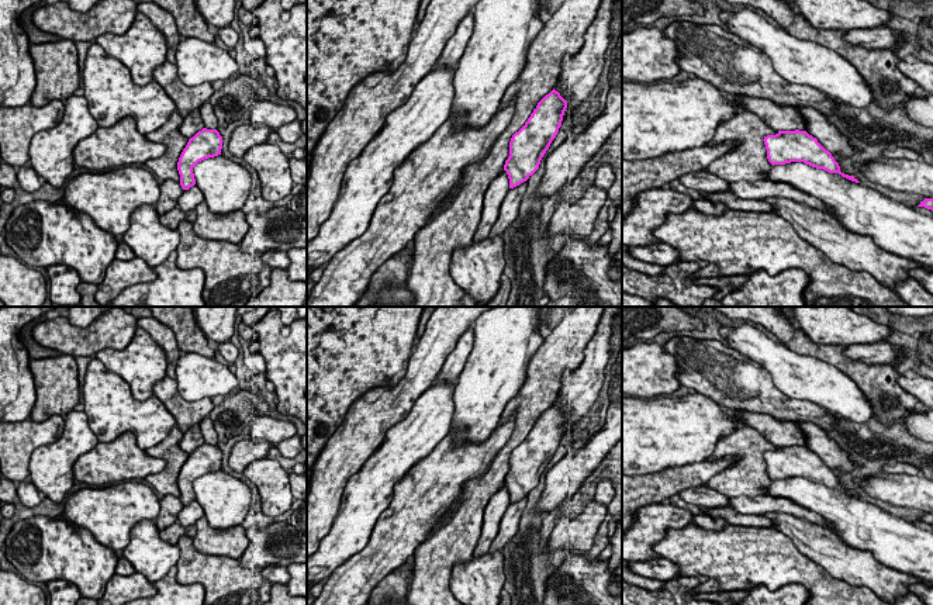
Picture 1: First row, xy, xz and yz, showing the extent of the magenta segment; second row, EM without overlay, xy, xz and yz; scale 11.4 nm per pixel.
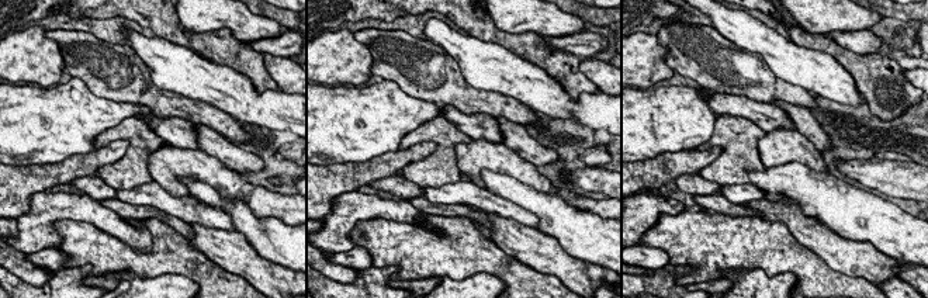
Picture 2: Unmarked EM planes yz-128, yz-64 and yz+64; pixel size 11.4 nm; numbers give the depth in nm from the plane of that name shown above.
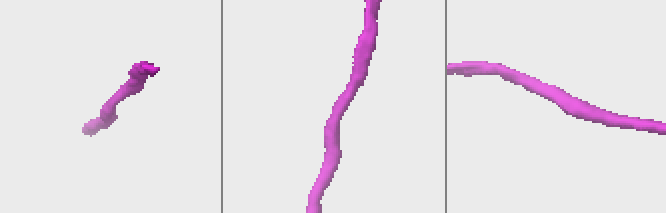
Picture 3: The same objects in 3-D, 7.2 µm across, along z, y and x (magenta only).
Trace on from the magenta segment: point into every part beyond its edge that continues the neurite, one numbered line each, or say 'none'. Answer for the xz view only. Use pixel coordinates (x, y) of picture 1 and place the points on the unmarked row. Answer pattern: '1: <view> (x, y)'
1: xz (497, 505)

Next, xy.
1: xy (193, 438)

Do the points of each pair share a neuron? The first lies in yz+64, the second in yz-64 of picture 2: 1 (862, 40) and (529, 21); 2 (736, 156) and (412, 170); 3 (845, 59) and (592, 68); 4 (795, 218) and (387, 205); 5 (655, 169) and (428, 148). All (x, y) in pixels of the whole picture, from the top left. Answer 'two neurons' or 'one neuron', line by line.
1: one neuron
2: one neuron
3: one neuron
4: two neurons
5: one neuron

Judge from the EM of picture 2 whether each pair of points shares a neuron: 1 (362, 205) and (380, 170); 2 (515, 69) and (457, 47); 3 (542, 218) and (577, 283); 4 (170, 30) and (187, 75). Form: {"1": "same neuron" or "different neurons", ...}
{"1": "different neurons", "2": "same neuron", "3": "different neurons", "4": "different neurons"}

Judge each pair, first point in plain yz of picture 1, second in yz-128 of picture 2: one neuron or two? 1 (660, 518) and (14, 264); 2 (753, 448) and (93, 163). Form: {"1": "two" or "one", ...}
{"1": "two", "2": "two"}

